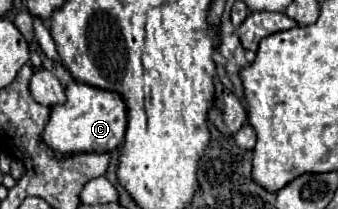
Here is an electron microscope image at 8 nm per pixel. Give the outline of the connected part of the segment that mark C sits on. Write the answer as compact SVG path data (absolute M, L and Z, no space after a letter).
M74 82L66 86L66 102L50 108L50 118L44 126L40 140L48 150L54 152L56 160L64 160L68 156L80 152L112 152L122 142L126 130L126 104L114 92L106 92L82 82Z

